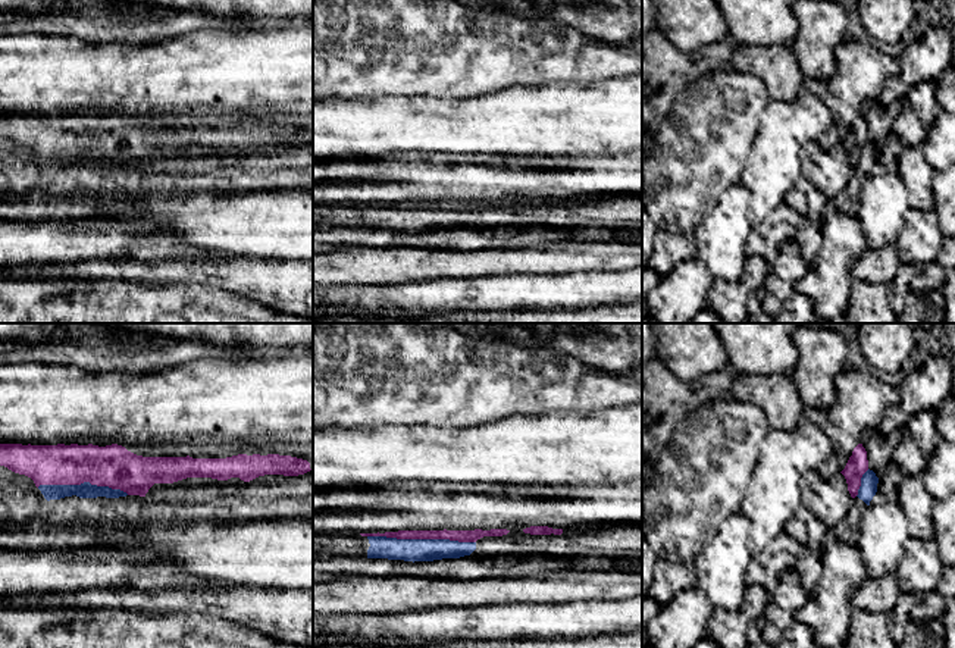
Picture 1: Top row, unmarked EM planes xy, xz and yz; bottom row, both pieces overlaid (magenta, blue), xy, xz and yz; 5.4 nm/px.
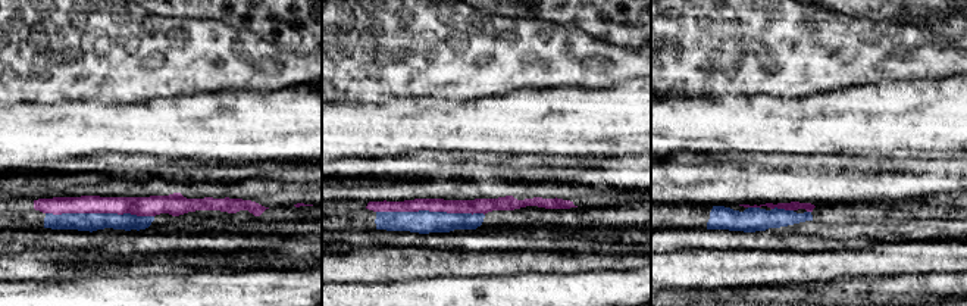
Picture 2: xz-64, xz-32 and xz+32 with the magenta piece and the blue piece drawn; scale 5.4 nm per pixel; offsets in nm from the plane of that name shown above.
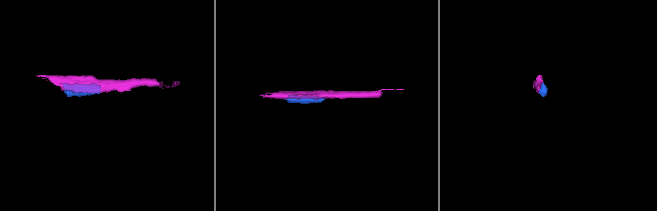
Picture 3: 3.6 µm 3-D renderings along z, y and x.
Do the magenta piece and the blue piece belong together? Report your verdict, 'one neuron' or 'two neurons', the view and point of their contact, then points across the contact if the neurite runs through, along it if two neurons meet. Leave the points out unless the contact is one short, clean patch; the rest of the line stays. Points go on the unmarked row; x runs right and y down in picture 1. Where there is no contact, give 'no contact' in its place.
two neurons; meets magenta in xz at (422, 209)

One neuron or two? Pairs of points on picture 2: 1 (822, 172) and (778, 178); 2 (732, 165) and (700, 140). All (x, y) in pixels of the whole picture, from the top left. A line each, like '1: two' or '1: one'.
1: one
2: two

